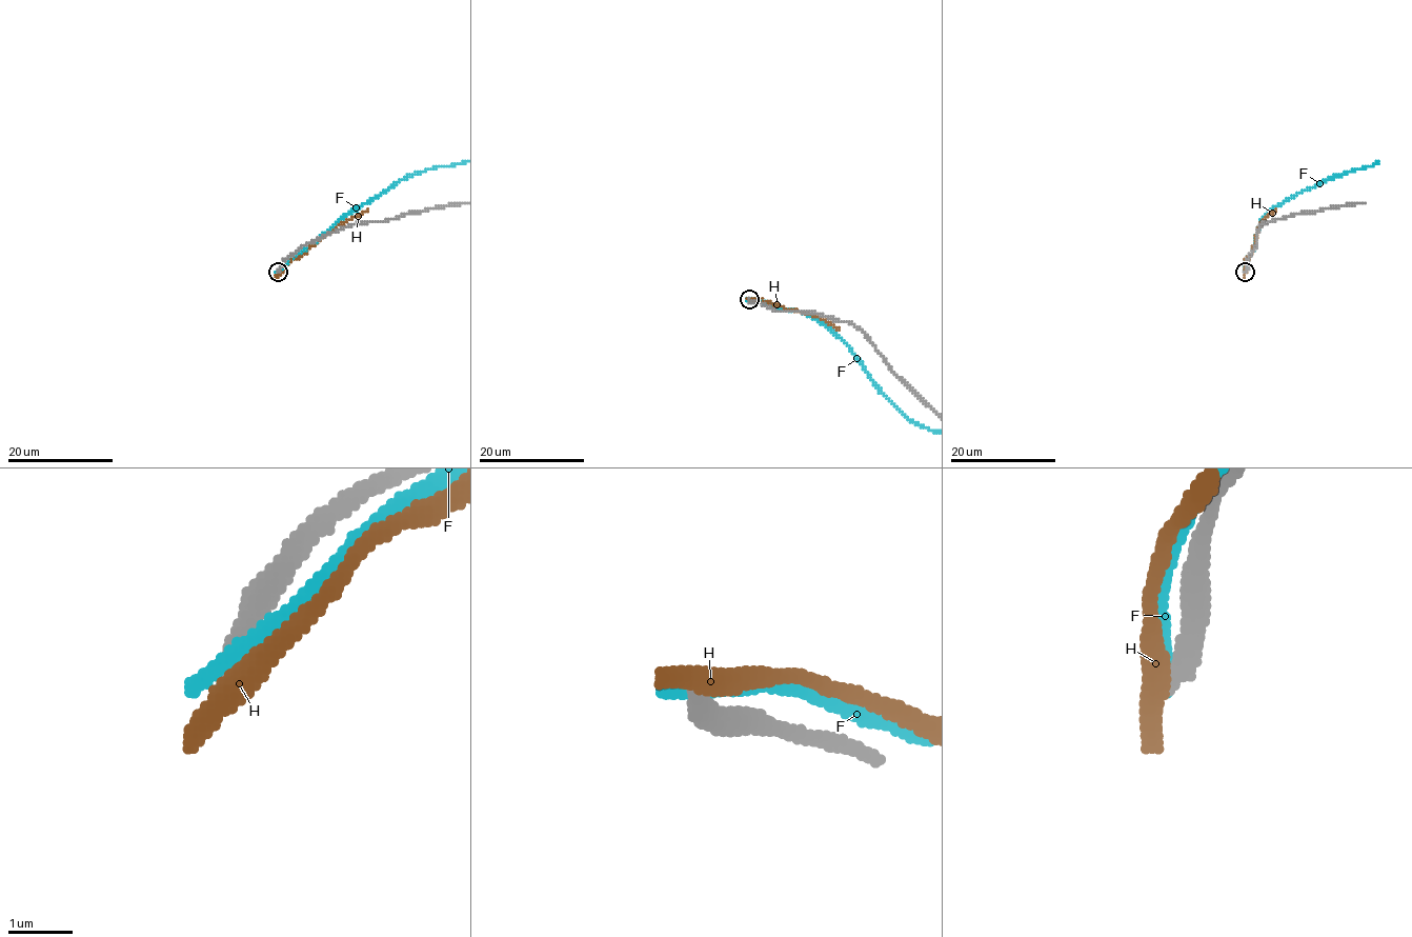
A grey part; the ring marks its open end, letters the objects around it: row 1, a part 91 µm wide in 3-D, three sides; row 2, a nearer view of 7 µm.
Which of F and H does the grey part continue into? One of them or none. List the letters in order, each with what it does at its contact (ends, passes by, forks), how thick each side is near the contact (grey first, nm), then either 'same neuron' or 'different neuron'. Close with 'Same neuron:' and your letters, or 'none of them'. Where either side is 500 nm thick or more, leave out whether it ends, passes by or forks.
F: it ends; calibres 360 and 320 nm; different neuron
H: it passes by; calibres 360 and 360 nm; different neuron
Same neuron: none of them

